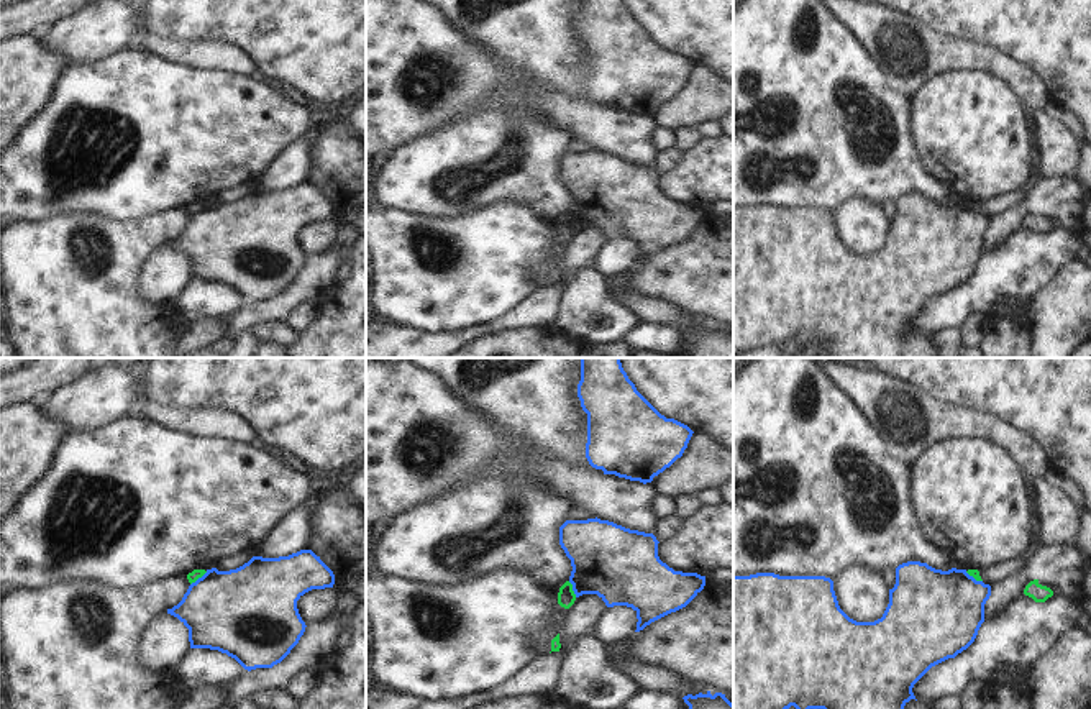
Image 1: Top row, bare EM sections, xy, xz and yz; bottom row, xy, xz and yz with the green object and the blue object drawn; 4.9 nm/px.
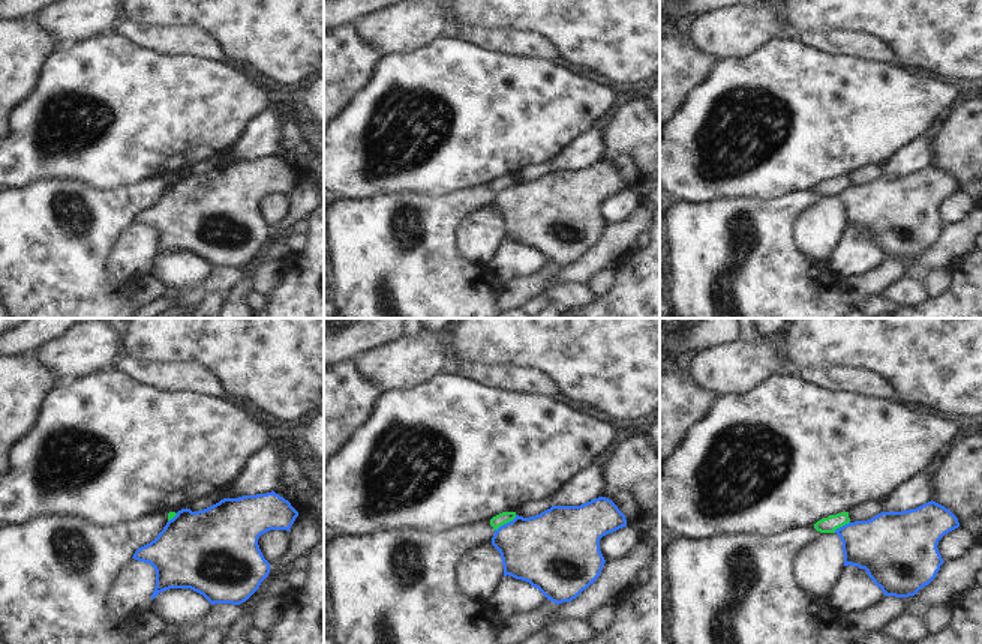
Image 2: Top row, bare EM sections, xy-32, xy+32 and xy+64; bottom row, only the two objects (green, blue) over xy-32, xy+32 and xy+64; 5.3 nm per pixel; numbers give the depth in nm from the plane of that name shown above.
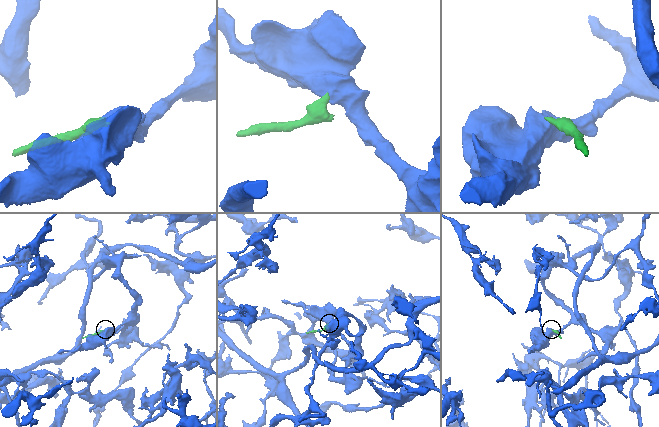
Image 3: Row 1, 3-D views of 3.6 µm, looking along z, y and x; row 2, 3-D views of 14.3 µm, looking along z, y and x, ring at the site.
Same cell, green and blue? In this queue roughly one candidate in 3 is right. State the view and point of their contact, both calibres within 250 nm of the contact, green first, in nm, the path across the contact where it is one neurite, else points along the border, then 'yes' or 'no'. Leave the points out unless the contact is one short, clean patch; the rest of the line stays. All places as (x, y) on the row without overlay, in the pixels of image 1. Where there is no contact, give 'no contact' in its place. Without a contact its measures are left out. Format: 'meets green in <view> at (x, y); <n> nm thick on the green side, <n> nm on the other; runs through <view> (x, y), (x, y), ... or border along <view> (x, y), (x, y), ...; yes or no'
meets green in xy at (199, 209); 50 nm thick on the green side, 400 nm on the other; border along xy (207, 204), (191, 217); no

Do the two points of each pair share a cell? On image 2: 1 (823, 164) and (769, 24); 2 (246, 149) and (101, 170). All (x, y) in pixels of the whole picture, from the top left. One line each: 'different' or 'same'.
1: different
2: different

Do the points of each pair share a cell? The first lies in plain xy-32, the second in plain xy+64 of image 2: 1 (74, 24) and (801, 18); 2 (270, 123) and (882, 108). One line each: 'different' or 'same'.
1: different
2: different

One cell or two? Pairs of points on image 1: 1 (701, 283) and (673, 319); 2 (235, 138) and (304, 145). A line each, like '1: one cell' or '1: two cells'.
1: two cells
2: two cells

